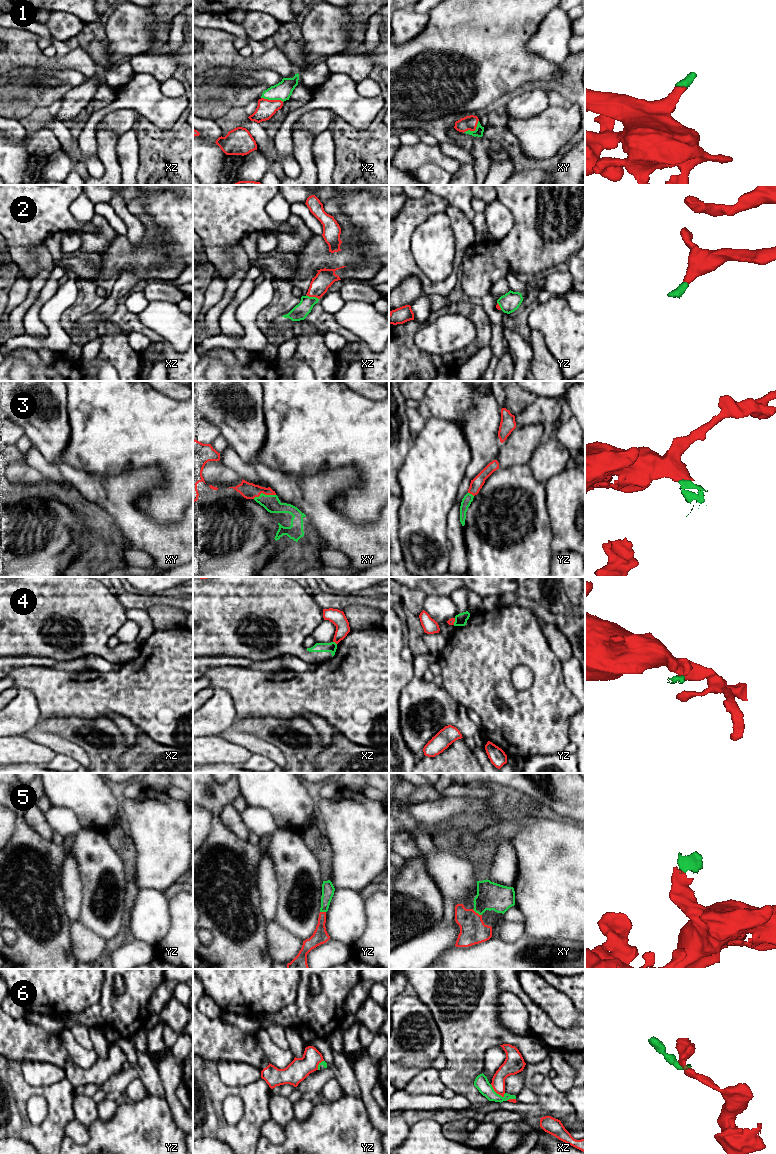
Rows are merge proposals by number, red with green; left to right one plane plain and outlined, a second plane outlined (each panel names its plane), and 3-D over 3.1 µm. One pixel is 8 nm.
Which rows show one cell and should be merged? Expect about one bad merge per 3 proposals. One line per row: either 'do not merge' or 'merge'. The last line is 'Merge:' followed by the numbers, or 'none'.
1: merge
2: merge
3: merge
4: do not merge
5: merge
6: do not merge
Merge: 1, 2, 3, 5

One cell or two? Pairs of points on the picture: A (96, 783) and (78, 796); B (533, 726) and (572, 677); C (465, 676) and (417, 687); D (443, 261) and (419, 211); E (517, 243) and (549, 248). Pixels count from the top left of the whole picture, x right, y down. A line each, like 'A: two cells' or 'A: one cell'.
A: one cell
B: two cells
C: two cells
D: two cells
E: one cell

